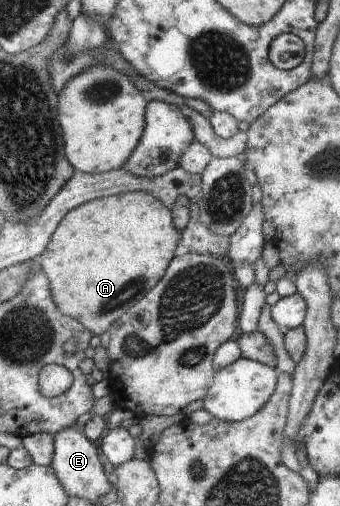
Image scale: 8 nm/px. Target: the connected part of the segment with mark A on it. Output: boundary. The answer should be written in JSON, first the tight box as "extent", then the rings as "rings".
{"extent":[37,191,184,337],"rings":[[[140,191],[97,199],[67,214],[55,232],[48,250],[37,260],[50,278],[54,298],[63,313],[86,325],[99,337],[111,332],[114,325],[135,308],[168,274],[177,257],[177,248],[184,241],[174,210],[153,194]]]}

